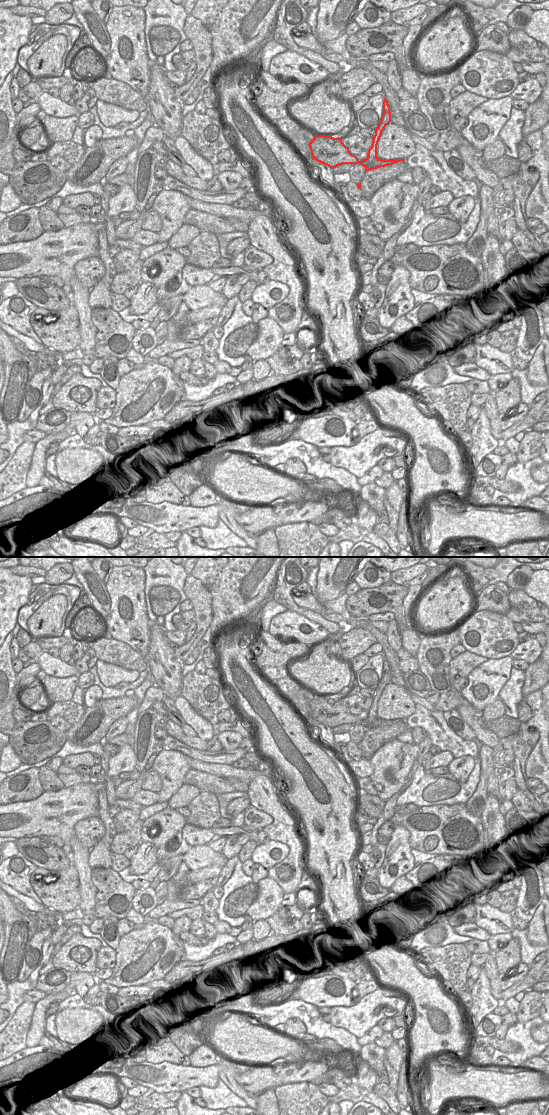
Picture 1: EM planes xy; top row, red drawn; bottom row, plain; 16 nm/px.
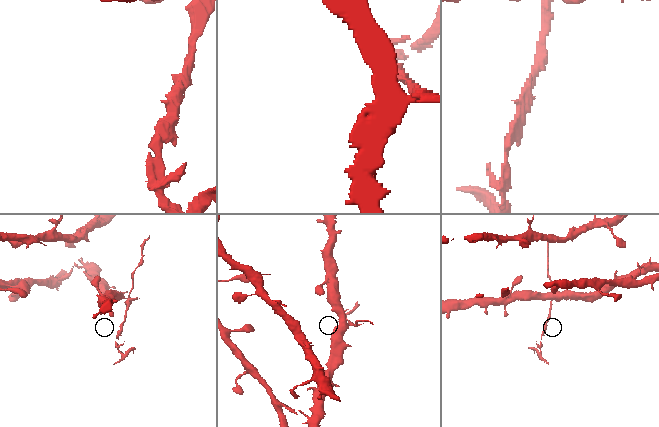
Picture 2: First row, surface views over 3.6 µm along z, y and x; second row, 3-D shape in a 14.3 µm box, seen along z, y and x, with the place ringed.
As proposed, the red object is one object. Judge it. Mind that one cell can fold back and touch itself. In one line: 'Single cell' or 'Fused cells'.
Fused cells.

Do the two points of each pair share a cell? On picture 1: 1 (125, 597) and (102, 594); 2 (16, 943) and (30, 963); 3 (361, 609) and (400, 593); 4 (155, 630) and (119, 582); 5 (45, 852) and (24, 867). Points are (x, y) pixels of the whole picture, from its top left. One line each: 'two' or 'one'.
1: two
2: two
3: one
4: two
5: two

